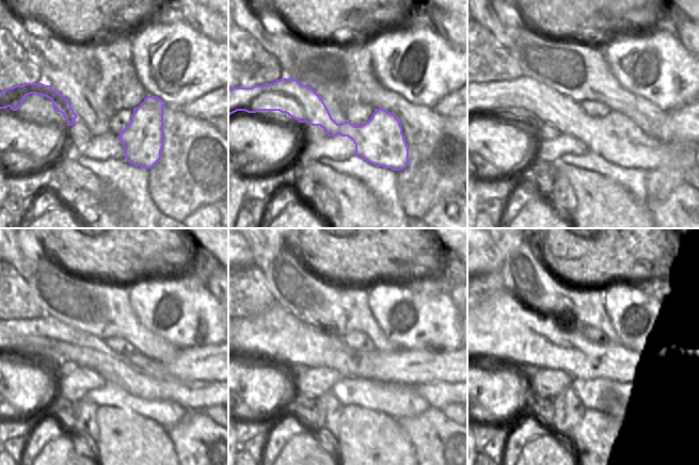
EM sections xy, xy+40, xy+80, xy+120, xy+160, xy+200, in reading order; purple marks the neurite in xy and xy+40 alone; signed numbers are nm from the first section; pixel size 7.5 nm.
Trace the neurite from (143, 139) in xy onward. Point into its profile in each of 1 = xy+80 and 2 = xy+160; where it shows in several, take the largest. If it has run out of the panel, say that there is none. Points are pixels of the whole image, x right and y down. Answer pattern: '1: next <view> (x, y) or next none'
1: next xy+80 (616, 138)
2: next xy+160 (438, 395)

